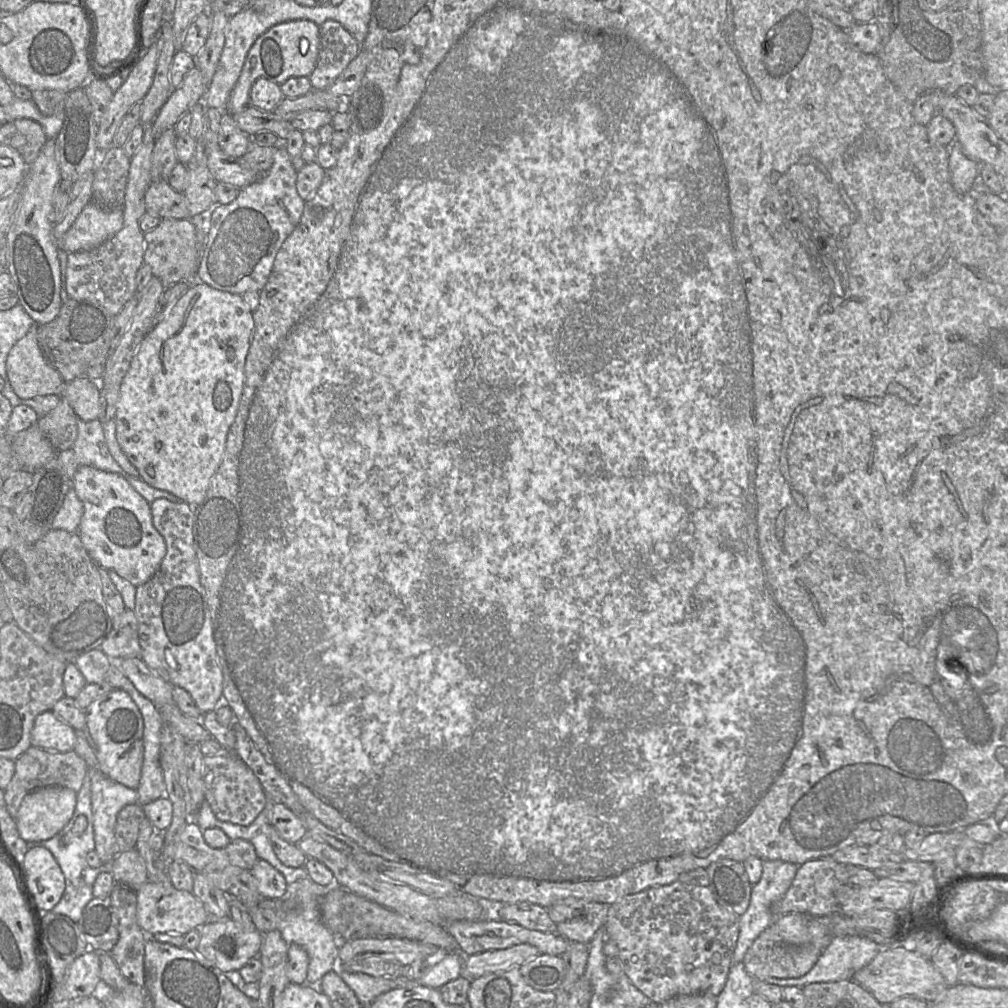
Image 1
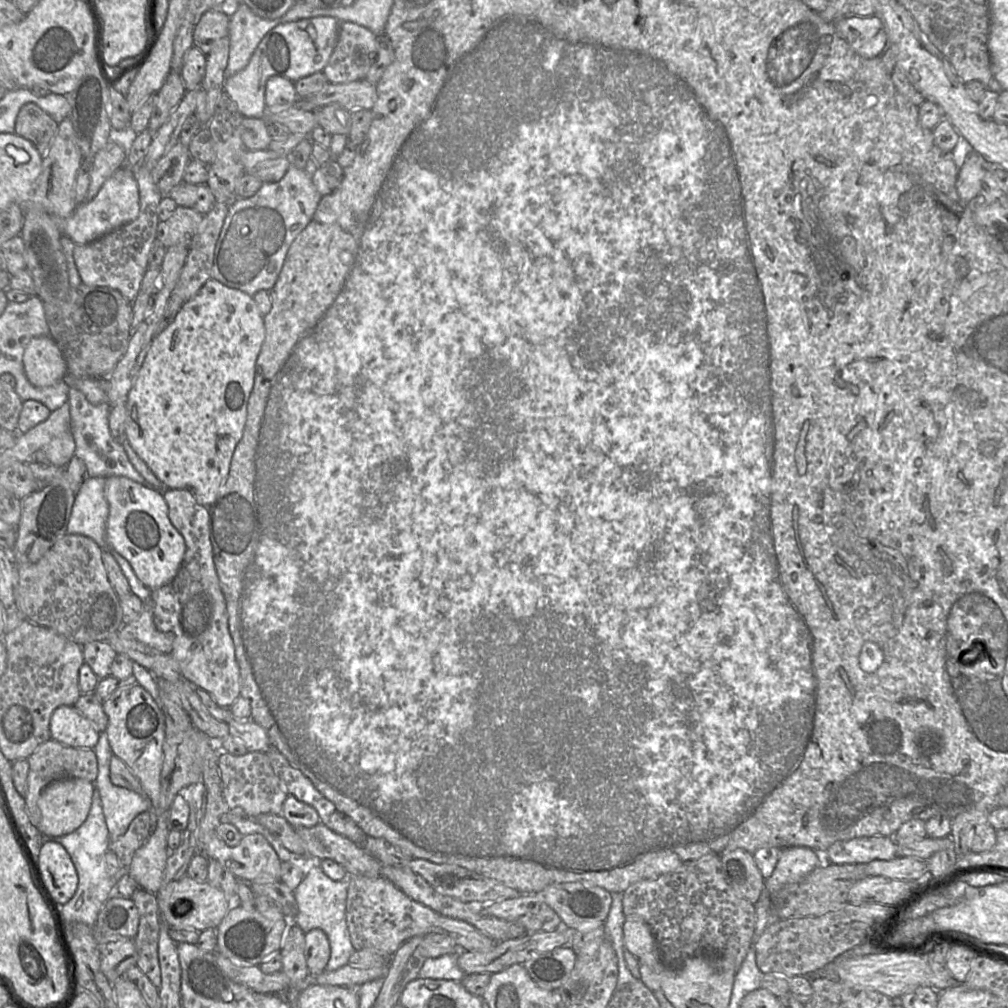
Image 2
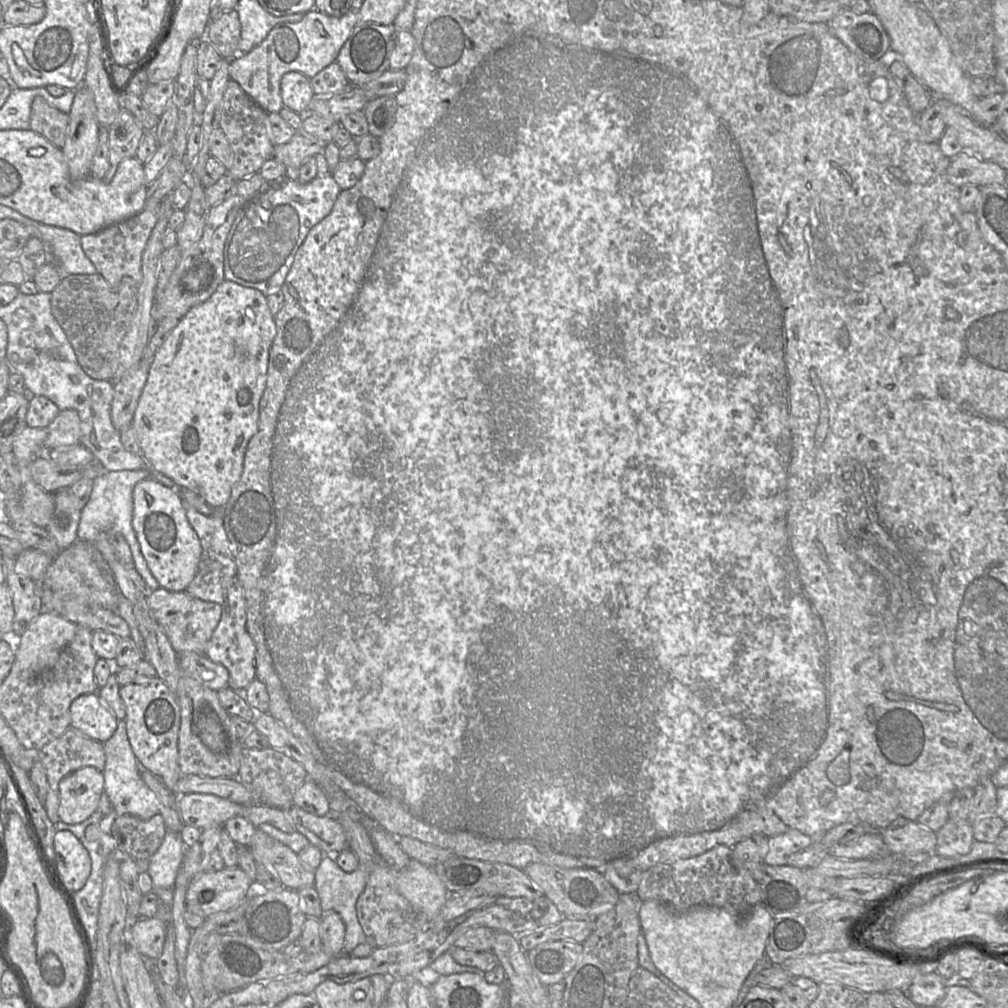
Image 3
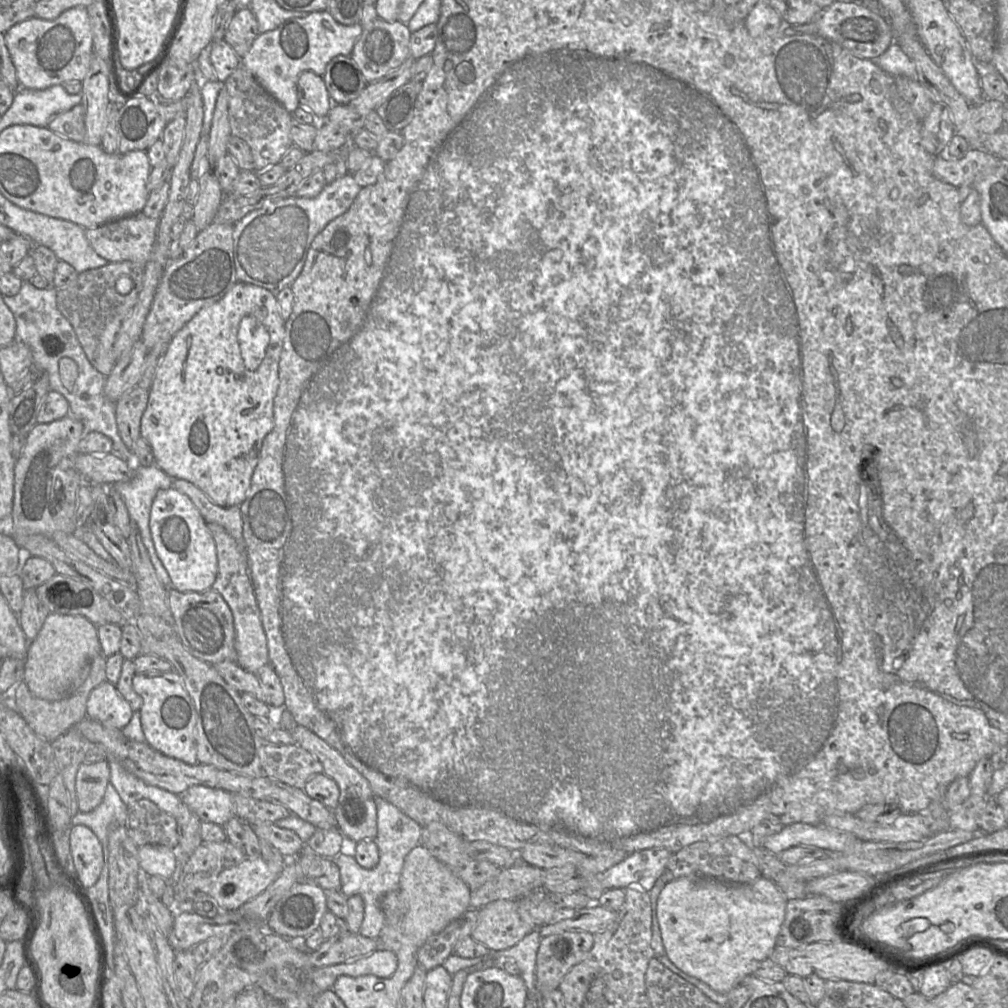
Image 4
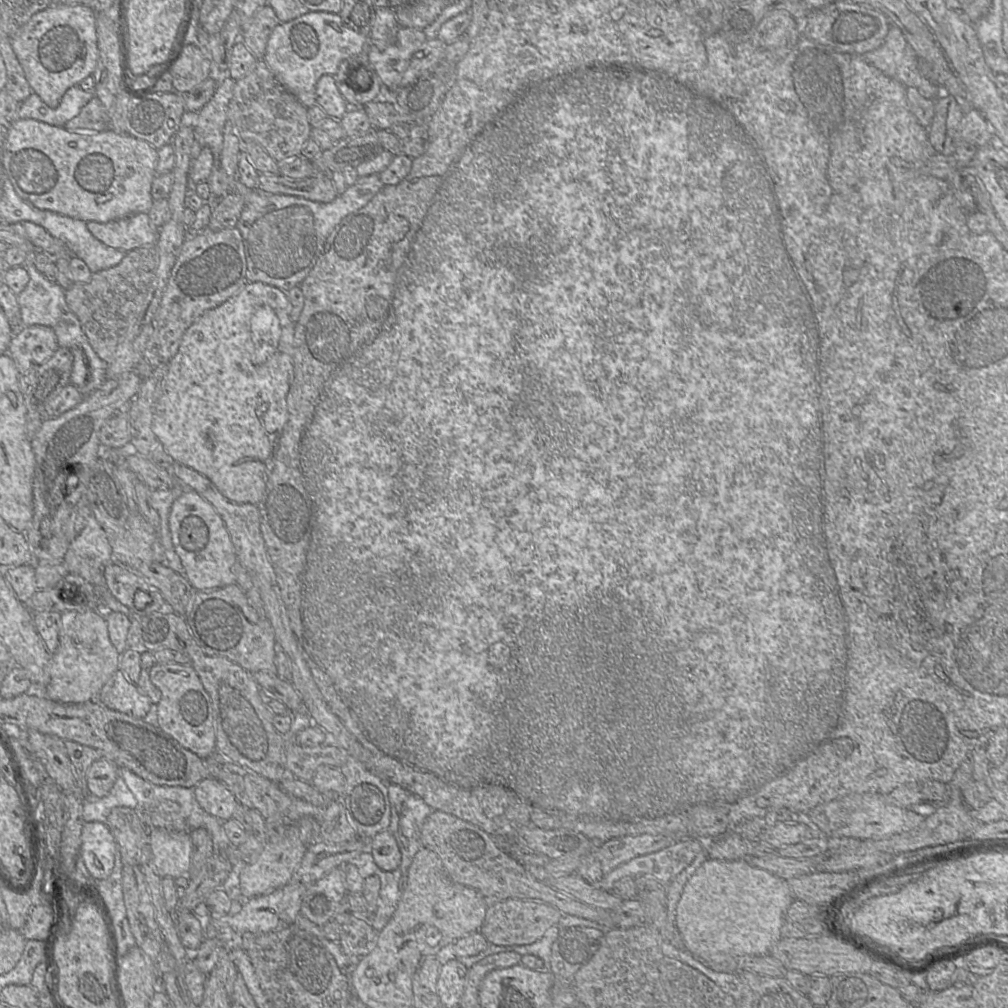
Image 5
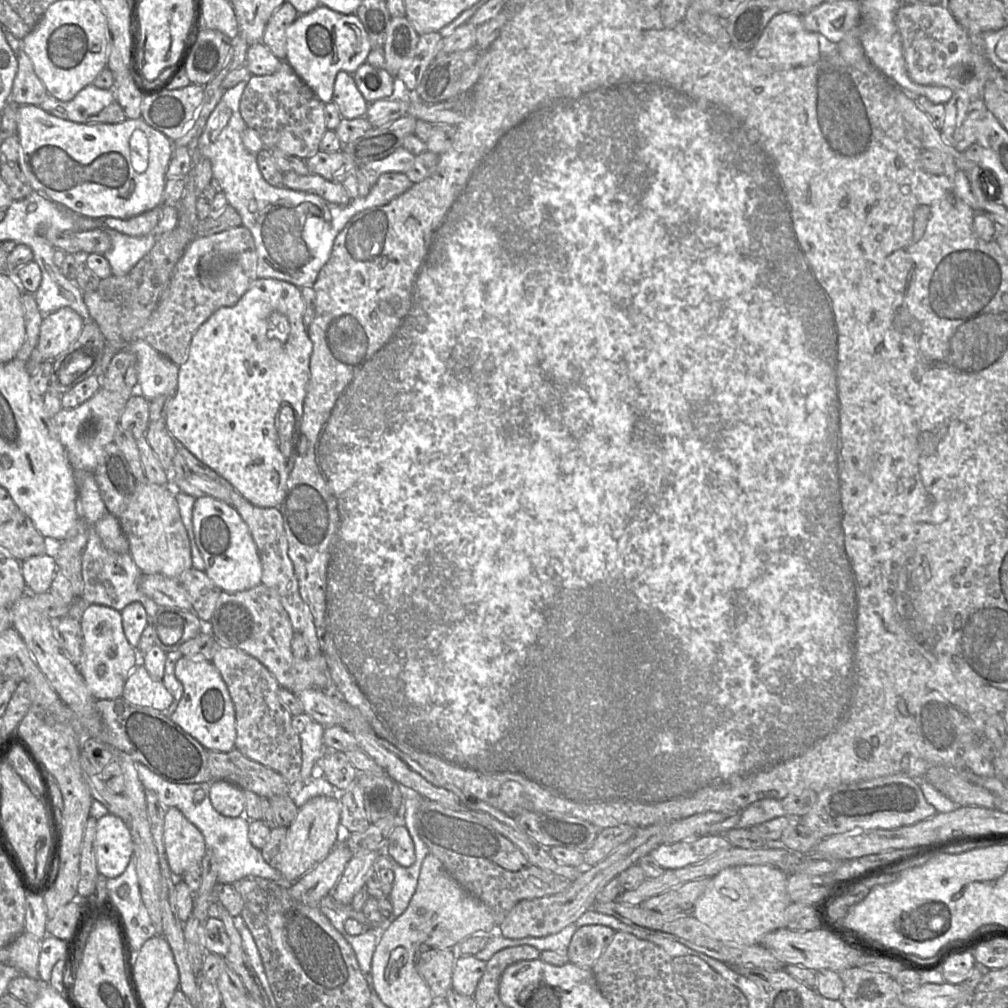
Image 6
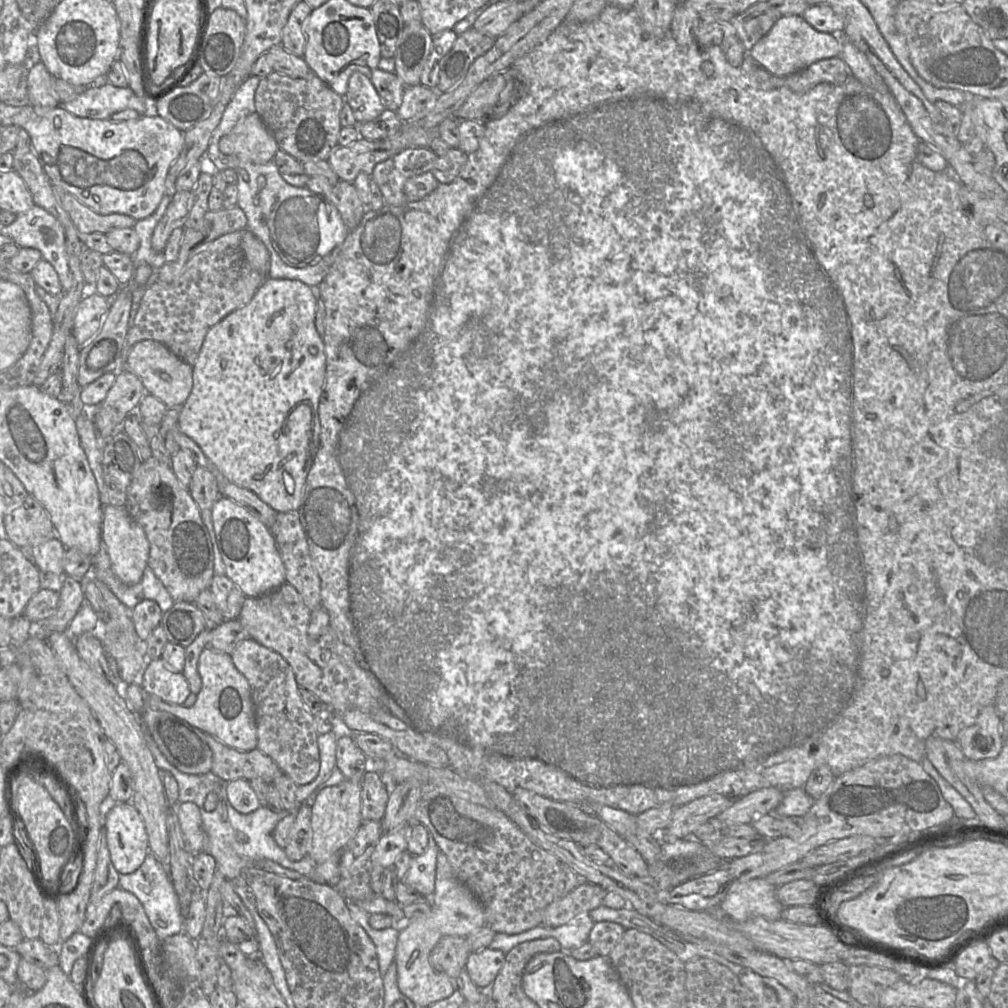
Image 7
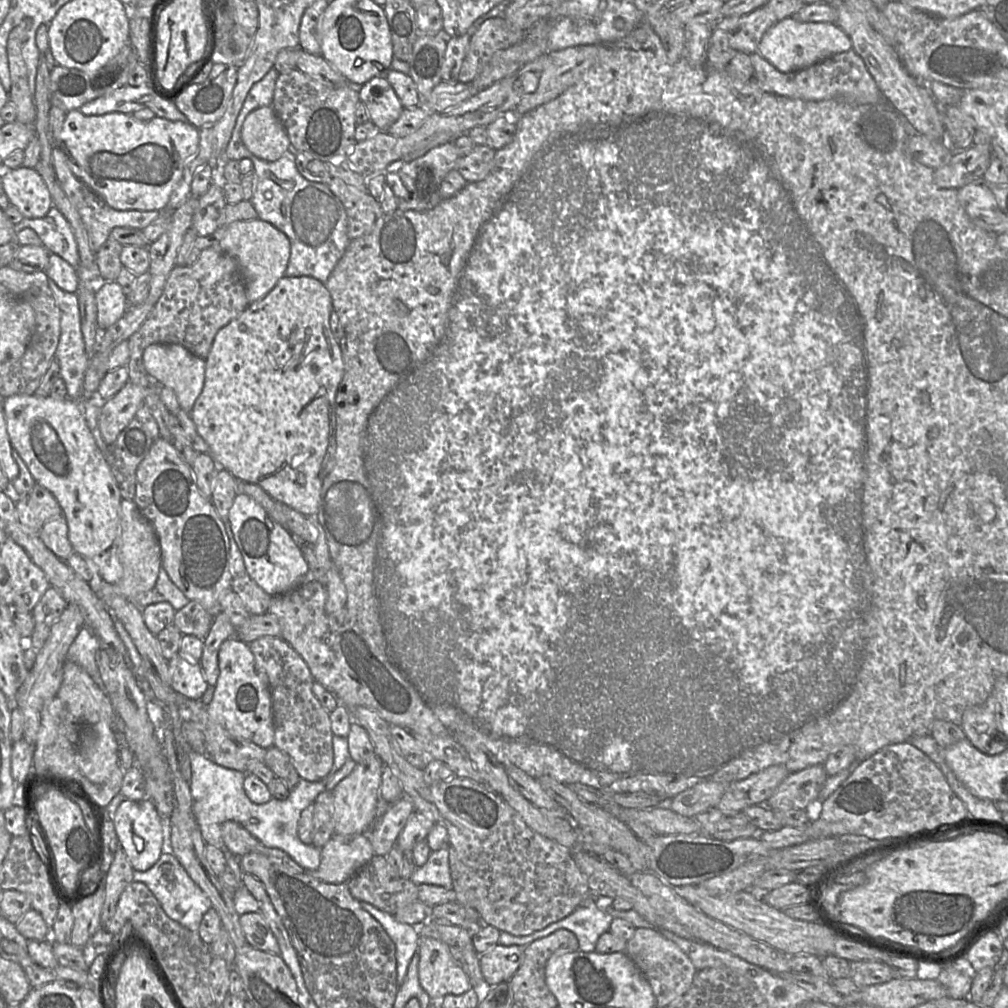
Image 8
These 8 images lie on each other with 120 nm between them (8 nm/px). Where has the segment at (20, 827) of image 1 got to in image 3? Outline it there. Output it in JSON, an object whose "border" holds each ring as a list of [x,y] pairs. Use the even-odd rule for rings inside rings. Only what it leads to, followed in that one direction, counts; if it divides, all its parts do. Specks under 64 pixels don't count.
{"border":[[[92,766],[64,777],[59,783],[59,820],[78,824],[88,819],[96,810],[103,789],[103,771]]]}

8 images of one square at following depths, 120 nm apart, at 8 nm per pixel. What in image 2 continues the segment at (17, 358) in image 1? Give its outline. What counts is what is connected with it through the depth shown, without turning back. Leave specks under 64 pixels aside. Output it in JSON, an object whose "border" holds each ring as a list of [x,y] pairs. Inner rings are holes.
{"border":[[[37,336],[30,340],[23,354],[23,367],[27,379],[36,387],[51,386],[66,374],[64,357],[49,336]]]}

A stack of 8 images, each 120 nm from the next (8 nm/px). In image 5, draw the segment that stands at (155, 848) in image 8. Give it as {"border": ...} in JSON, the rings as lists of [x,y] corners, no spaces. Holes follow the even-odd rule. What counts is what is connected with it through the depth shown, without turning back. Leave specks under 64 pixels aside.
{"border":[[[84,823],[81,832],[80,857],[90,875],[97,881],[106,879],[114,868],[117,844],[106,823]]]}

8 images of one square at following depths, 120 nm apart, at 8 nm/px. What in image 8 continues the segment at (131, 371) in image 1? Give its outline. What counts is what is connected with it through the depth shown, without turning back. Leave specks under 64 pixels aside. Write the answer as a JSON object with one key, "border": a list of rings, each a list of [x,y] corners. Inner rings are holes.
{"border":[[[310,276],[282,277],[265,297],[249,304],[238,317],[217,332],[208,357],[205,359],[203,390],[190,413],[198,433],[209,445],[210,455],[220,467],[231,473],[238,481],[258,485],[277,502],[307,515],[315,514],[319,509],[321,491],[324,485],[324,479],[321,476],[323,468],[331,468],[331,473],[347,475],[346,464],[343,464],[343,460],[354,459],[354,449],[357,445],[364,447],[365,451],[368,422],[377,409],[365,411],[361,419],[341,419],[337,414],[337,390],[342,380],[344,364],[339,344],[330,324],[332,311],[332,300],[325,283]]]}

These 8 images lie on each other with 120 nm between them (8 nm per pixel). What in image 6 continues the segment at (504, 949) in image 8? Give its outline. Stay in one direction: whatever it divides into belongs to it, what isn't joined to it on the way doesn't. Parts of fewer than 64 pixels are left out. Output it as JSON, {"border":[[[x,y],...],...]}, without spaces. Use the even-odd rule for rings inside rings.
{"border":[[[459,956],[454,964],[451,989],[458,994],[473,996],[486,969],[487,961],[474,956]]]}

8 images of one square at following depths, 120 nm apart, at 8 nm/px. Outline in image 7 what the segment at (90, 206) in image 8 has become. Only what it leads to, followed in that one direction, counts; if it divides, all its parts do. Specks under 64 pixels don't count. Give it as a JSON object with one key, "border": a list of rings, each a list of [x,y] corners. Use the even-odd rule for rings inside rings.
{"border":[[[56,188],[59,202],[68,213],[71,221],[80,234],[94,232],[108,233],[114,229],[133,227],[136,219],[118,213],[102,215],[80,202],[72,194]]]}

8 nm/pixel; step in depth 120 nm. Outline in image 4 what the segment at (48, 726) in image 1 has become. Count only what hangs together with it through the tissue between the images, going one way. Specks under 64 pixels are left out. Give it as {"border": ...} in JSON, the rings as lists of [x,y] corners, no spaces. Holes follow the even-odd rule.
{"border":[[[105,680],[88,697],[85,717],[105,726],[122,729],[134,711],[118,692],[115,684]]]}

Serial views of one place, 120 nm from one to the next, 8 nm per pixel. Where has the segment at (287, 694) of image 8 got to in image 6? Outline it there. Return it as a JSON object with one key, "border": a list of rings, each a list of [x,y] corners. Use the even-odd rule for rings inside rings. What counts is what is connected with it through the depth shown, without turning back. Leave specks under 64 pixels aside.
{"border":[[[220,647],[210,660],[226,683],[234,704],[236,719],[235,749],[249,759],[275,770],[282,775],[288,784],[296,782],[303,764],[300,737],[292,728],[292,715],[280,704],[278,691],[281,686],[273,674],[258,659],[235,648]]]}

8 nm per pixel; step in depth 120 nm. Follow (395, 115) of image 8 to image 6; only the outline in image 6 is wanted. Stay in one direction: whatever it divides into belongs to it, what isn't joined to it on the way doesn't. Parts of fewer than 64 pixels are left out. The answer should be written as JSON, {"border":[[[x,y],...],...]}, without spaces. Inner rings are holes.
{"border":[[[339,72],[334,83],[332,102],[338,107],[344,119],[364,117],[369,103],[358,90],[352,74]]]}

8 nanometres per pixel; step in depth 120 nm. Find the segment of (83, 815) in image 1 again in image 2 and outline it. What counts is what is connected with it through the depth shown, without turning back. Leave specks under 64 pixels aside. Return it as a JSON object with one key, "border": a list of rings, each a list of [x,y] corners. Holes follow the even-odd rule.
{"border":[[[98,790],[94,791],[89,813],[81,826],[60,837],[46,837],[46,841],[60,843],[66,849],[78,874],[74,896],[65,904],[59,905],[63,919],[65,922],[78,922],[93,927],[105,902],[110,897],[120,897],[113,892],[116,879],[106,869],[105,854],[109,851],[110,838]]]}

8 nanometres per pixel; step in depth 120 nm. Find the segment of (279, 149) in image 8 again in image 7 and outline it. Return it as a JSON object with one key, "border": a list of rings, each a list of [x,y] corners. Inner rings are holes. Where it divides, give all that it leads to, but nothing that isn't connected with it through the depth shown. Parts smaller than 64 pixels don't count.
{"border":[[[253,112],[240,119],[219,142],[221,152],[263,164],[273,160],[278,144],[261,117]]]}

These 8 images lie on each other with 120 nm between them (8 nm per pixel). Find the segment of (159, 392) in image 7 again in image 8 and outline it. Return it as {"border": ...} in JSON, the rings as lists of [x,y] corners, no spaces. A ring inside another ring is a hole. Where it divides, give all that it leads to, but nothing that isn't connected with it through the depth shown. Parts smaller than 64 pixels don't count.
{"border":[[[152,344],[143,352],[143,365],[150,378],[157,384],[173,390],[180,408],[191,413],[201,394],[205,381],[206,360],[193,355],[178,344]]]}

